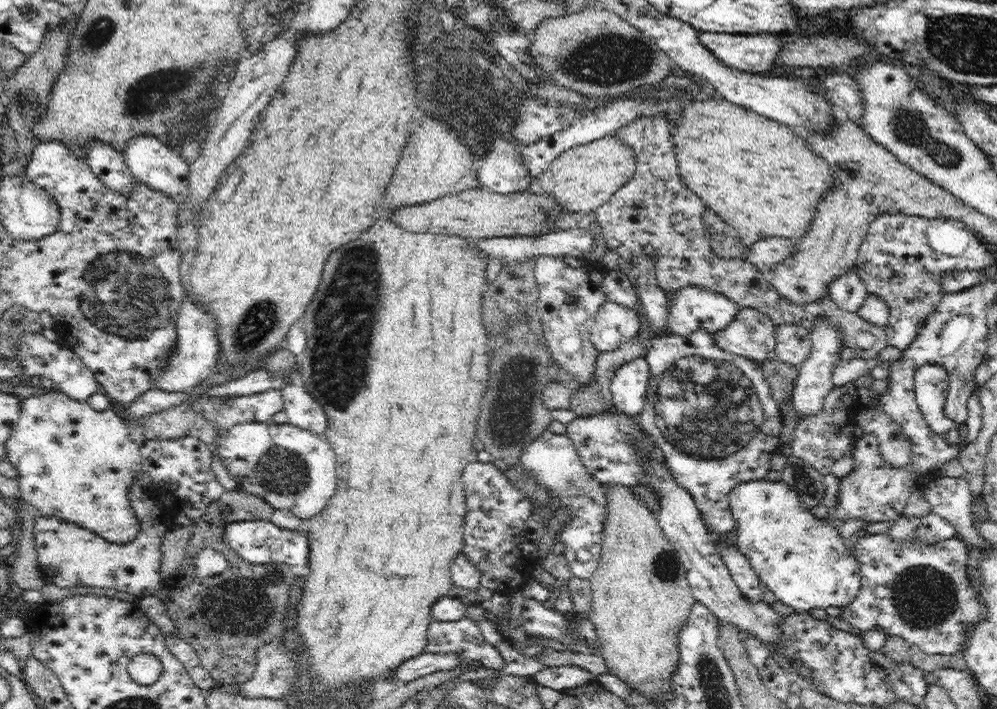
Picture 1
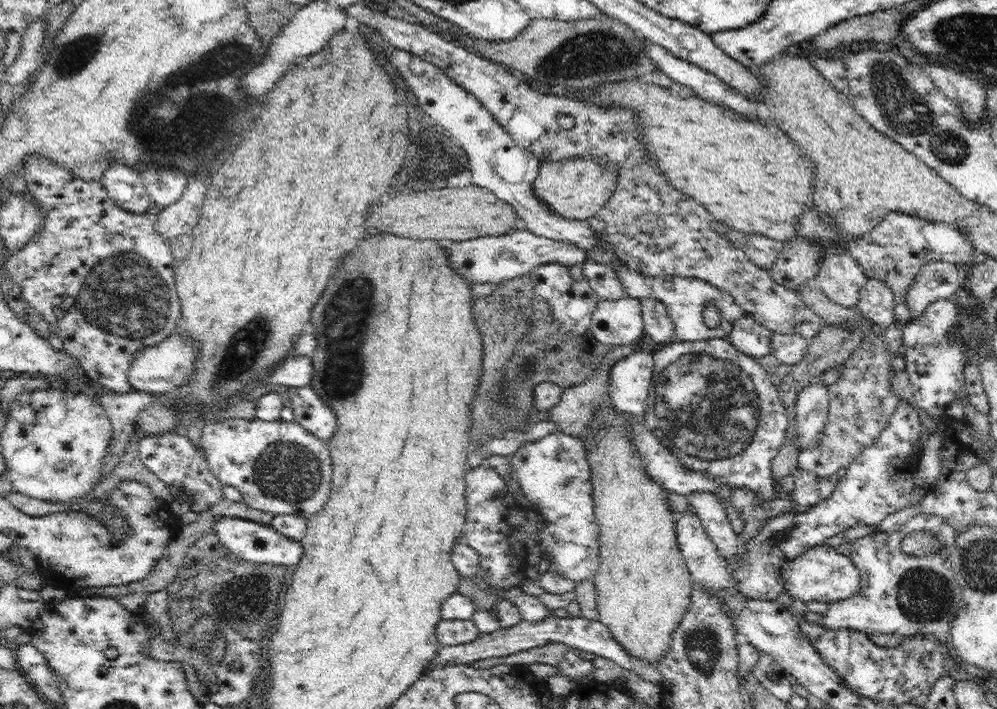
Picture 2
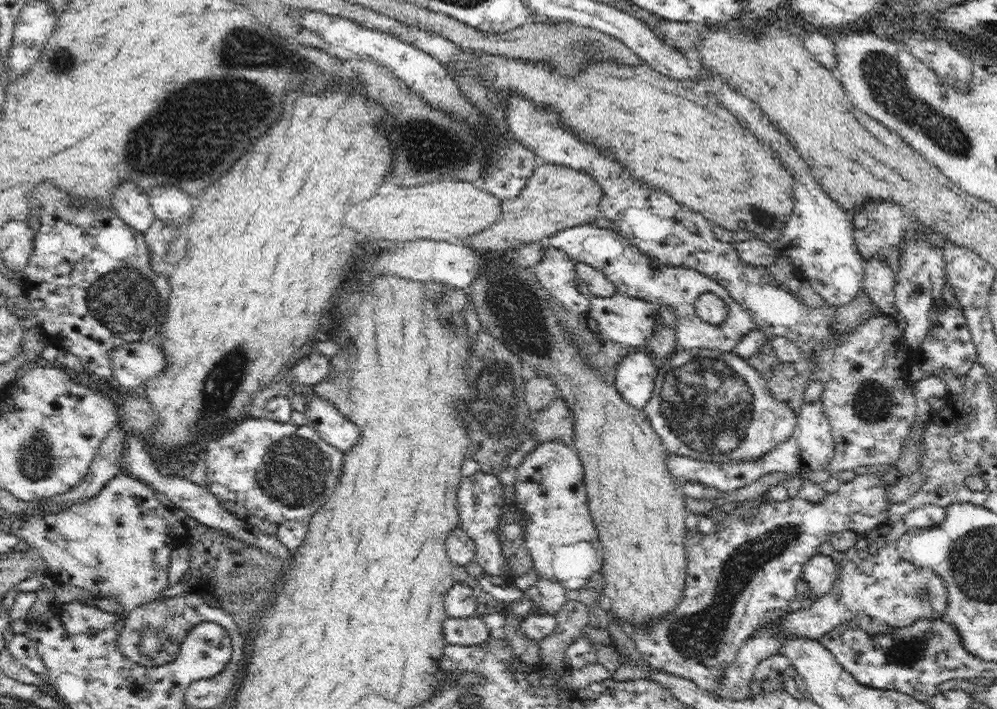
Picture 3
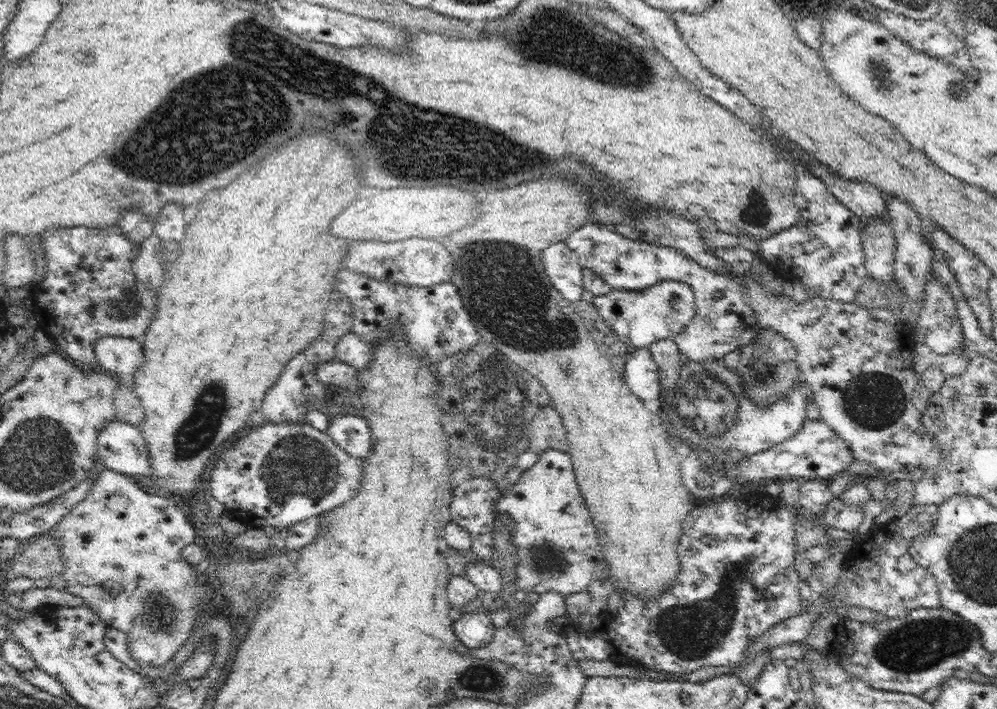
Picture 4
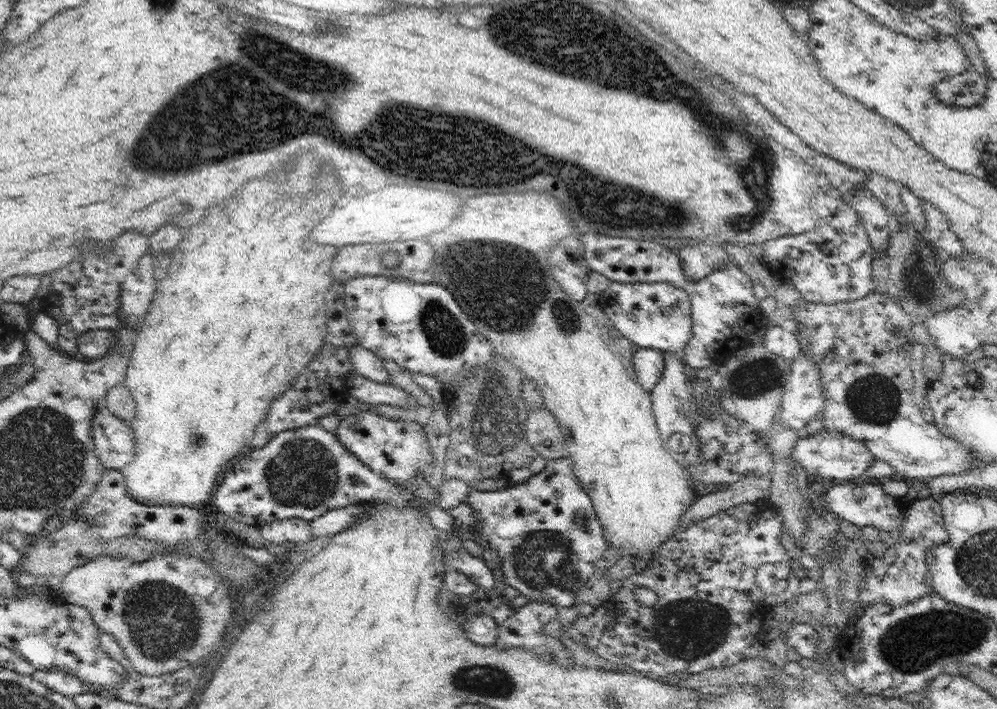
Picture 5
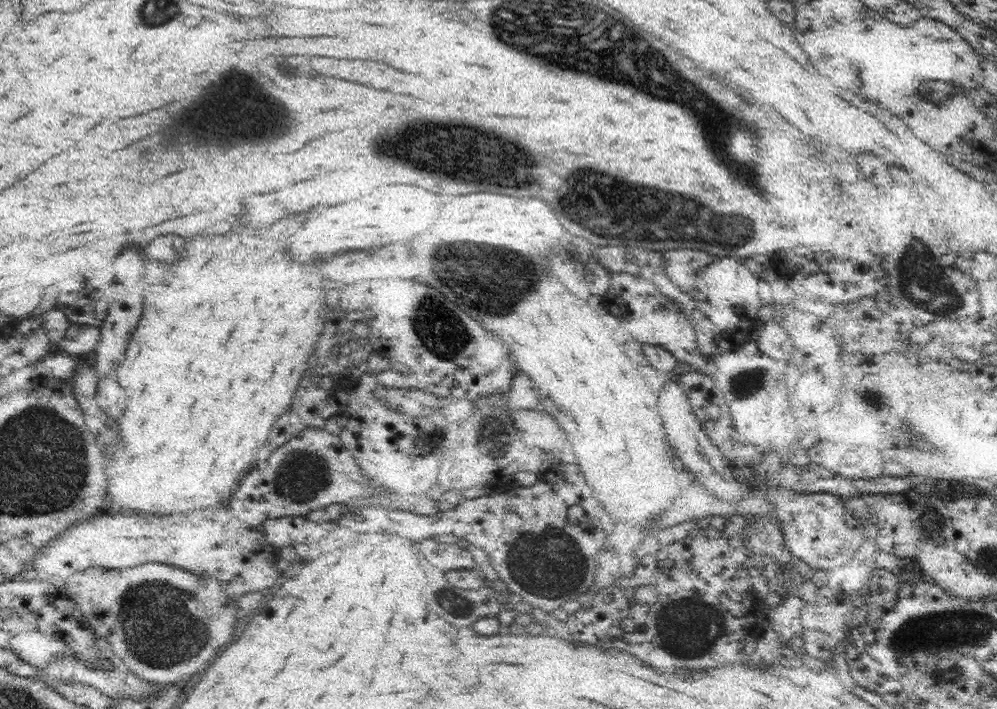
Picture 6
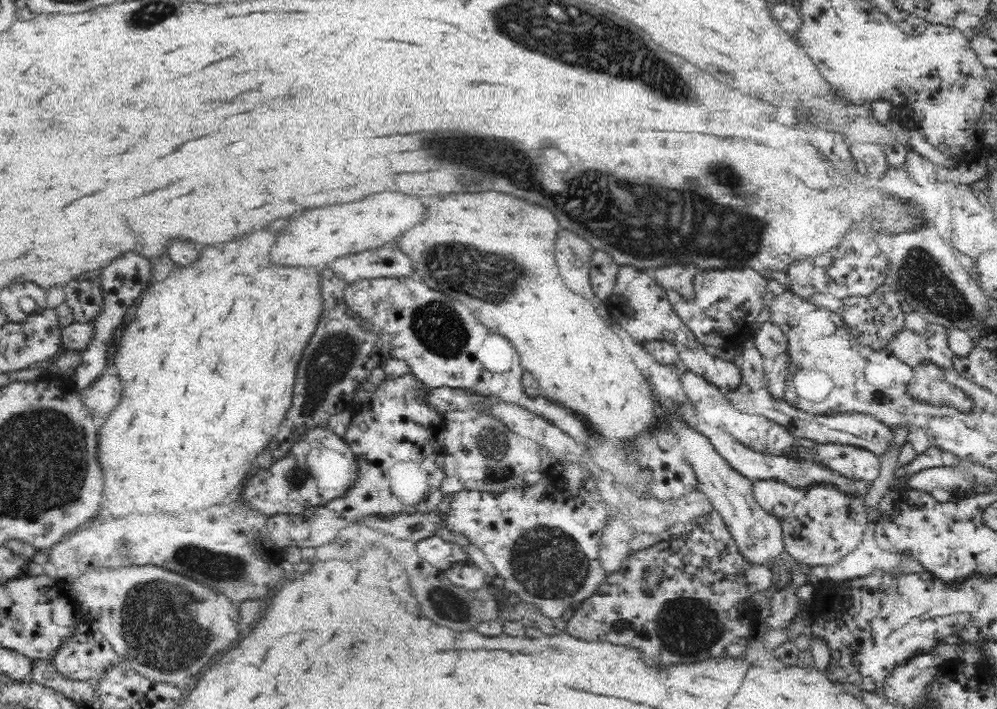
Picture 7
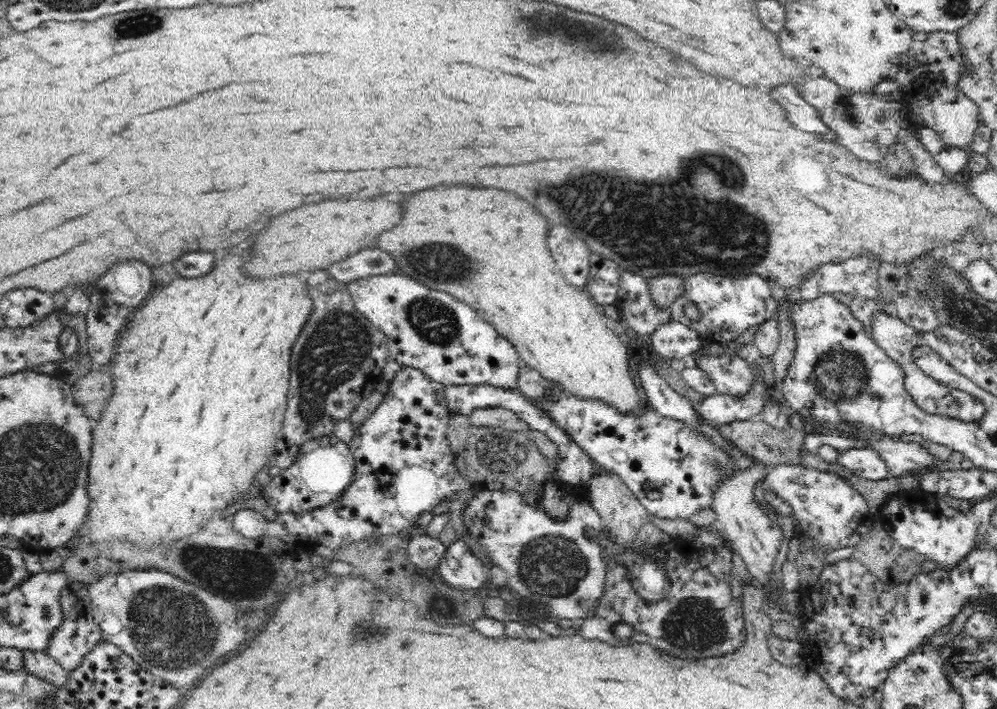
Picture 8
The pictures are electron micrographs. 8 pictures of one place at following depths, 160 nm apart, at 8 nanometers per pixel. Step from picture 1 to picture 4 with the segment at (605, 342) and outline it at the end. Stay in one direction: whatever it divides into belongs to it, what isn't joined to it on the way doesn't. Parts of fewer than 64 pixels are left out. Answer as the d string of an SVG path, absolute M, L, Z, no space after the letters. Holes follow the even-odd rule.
M666 279L654 286L638 290L612 289L608 294L595 296L593 305L606 326L614 332L614 338L627 343L630 349L648 347L664 338L675 338L690 324L696 314L696 303L690 285Z

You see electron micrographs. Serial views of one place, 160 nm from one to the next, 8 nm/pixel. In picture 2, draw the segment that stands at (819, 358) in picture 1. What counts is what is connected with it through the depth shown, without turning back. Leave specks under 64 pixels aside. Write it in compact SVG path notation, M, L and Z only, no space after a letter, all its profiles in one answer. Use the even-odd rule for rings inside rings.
M818 379L810 382L798 392L795 411L797 428L795 447L799 450L811 448L818 443L818 436L826 424L829 412L828 386Z

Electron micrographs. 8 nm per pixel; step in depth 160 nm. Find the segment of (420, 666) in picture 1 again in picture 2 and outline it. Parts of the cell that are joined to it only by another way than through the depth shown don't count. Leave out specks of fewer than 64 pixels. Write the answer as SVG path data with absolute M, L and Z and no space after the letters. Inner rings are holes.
M553 613L552 616L544 618L542 622L527 622L523 620L518 622L512 628L498 628L496 632L490 634L480 633L475 641L468 644L459 644L454 646L440 646L438 654L432 662L432 665L470 665L475 660L484 660L484 658L492 658L493 656L508 656L520 650L530 650L537 646L544 646L548 643L562 643L569 648L584 650L584 652L592 652L598 656L609 658L612 662L618 663L622 668L631 670L636 674L652 681L654 684L663 685L662 673L658 670L657 665L652 665L648 661L642 661L636 657L632 657L624 651L624 647L618 643L618 640L610 633L610 630L599 620L591 620L582 616L573 618L562 613Z

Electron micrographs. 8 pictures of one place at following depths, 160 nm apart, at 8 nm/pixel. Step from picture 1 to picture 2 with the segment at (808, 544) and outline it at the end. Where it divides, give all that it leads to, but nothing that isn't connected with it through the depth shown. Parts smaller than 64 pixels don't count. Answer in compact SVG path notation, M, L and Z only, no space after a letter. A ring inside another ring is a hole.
M747 487L734 488L734 490L732 490L732 506L739 510L738 515L740 515L740 517L742 517L742 521L744 521L744 530L742 530L737 537L739 544L744 544L753 536L756 536L756 534L759 533L760 527L764 526L769 518L779 515L780 513L787 513L788 511L796 513L796 511L792 510L792 507L794 506L792 503L792 493L784 490L783 492L785 495L777 496L777 494L774 494L774 498L772 498L772 500L765 500L765 498L757 496L755 492L748 490ZM827 541L808 548L794 561L783 561L781 578L784 582L786 593L792 599L801 600L806 605L812 601L832 604L846 598L852 598L860 592L860 573L849 557L838 554L838 549L828 546Z

